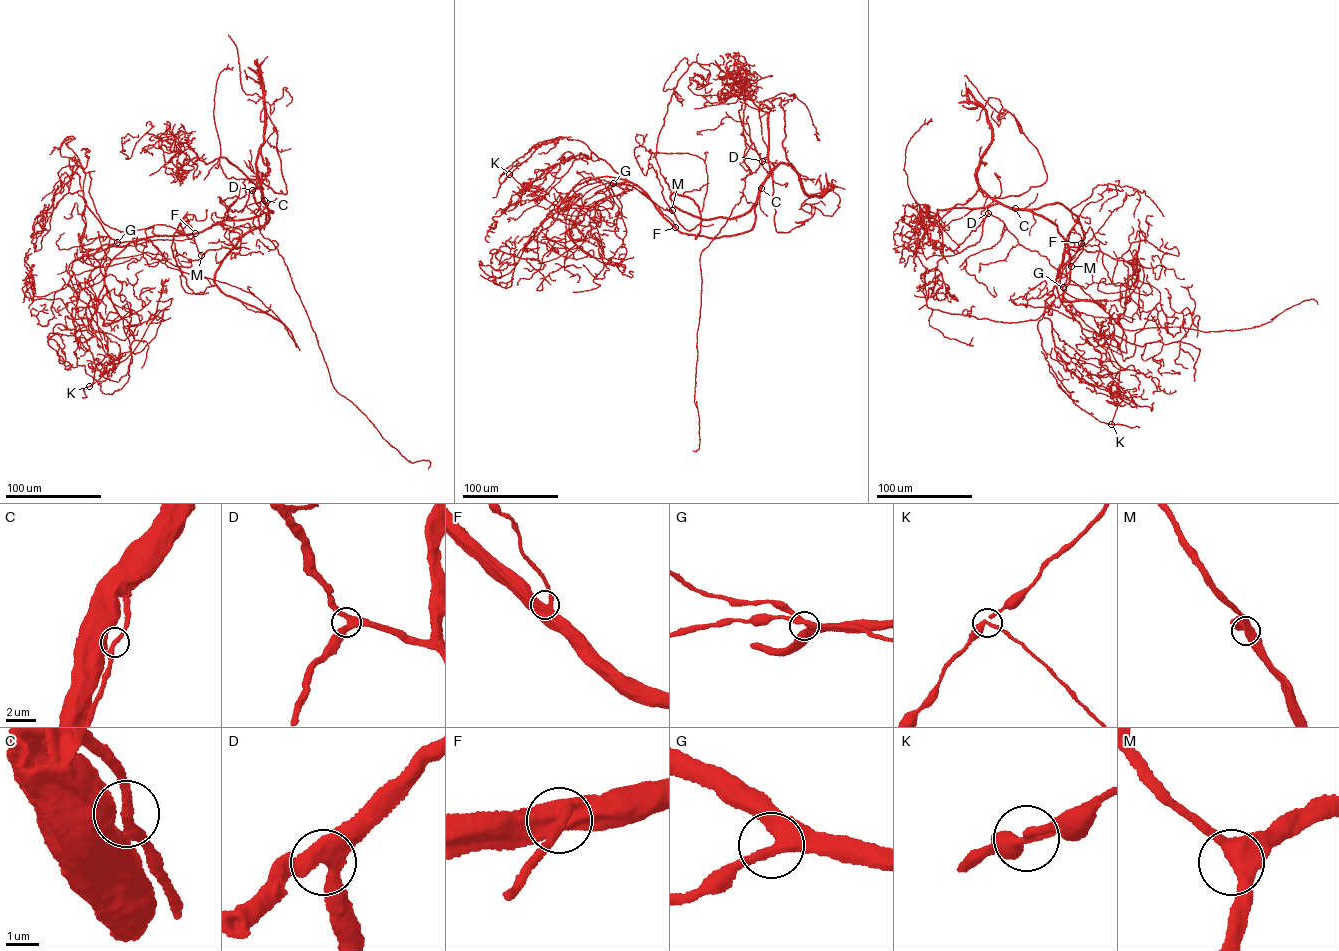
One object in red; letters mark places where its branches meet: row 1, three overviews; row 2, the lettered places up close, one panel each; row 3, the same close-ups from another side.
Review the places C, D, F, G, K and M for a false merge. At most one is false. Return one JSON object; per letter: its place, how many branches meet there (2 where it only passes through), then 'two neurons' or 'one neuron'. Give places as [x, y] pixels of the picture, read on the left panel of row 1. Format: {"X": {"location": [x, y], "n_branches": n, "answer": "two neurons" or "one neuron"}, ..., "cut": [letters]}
{"C": {"location": [264, 200], "n_branches": 2, "answer": "one neuron"}, "D": {"location": [252, 190], "n_branches": 3, "answer": "one neuron"}, "F": {"location": [195, 233], "n_branches": 3, "answer": "one neuron"}, "G": {"location": [117, 242], "n_branches": 3, "answer": "one neuron"}, "K": {"location": [89, 386], "n_branches": 3, "answer": "two neurons"}, "M": {"location": [201, 255], "n_branches": 3, "answer": "one neuron"}, "cut": ["K"]}

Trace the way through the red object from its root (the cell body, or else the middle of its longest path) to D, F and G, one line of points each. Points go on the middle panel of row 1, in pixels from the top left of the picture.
D: (752, 228), (760, 185), (769, 174), (769, 164), (762, 161)
F: (752, 228), (710, 238), (682, 233), (675, 227)
G: (752, 228), (712, 238), (682, 233), (638, 187), (627, 181), (613, 183)

